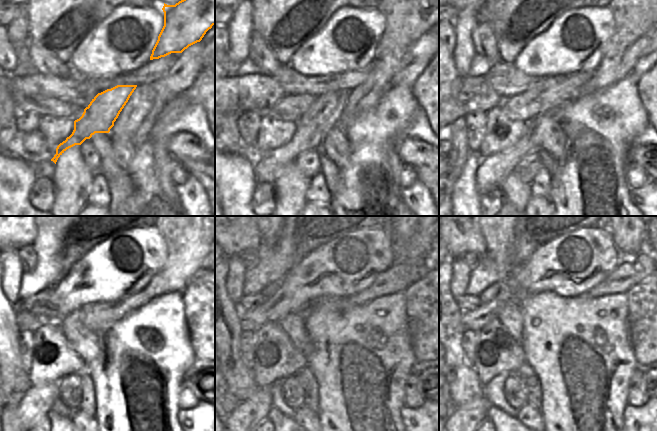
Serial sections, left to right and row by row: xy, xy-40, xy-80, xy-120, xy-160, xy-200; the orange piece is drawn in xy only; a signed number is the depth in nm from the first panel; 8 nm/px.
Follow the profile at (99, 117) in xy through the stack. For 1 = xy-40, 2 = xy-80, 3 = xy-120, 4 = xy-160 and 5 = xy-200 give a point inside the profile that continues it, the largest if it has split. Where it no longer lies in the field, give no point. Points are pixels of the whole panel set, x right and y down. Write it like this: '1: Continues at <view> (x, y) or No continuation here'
1: Continues at xy-40 (325, 113)
2: Continues at xy-80 (493, 169)
3: Continues at xy-120 (39, 399)
4: Continues at xy-160 (245, 417)
5: Continues at xy-200 (465, 419).

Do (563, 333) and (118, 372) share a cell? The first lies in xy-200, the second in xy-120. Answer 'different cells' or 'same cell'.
same cell

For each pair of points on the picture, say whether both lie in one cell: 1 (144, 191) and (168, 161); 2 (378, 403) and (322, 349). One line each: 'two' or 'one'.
1: one
2: one

